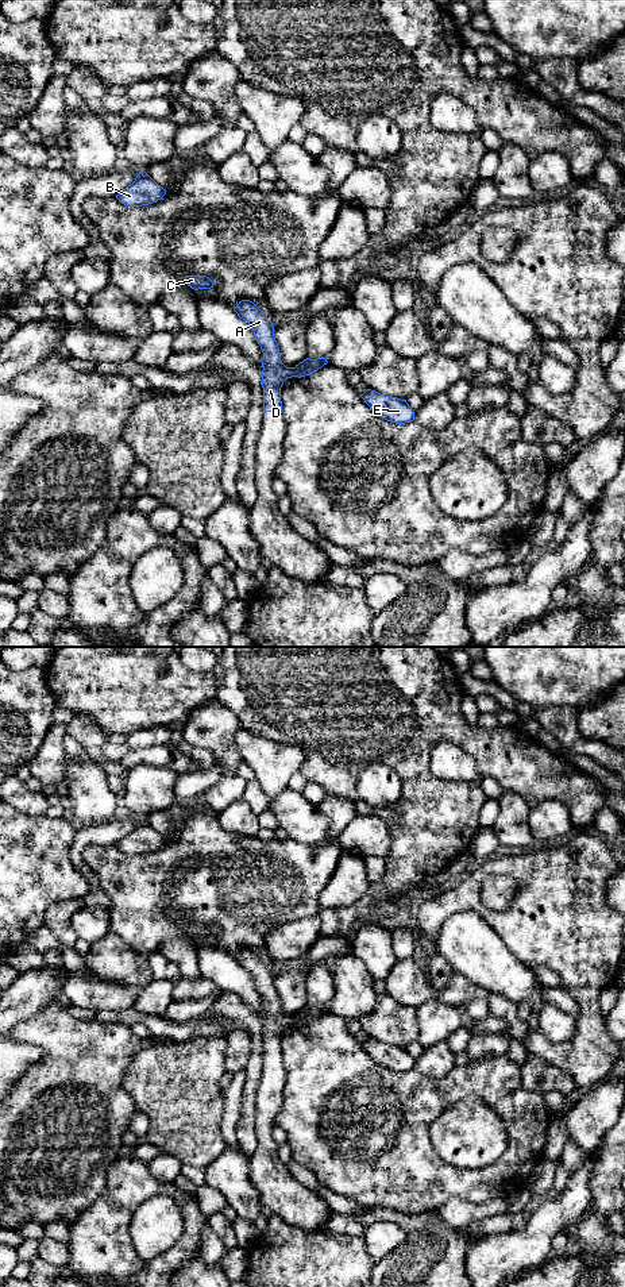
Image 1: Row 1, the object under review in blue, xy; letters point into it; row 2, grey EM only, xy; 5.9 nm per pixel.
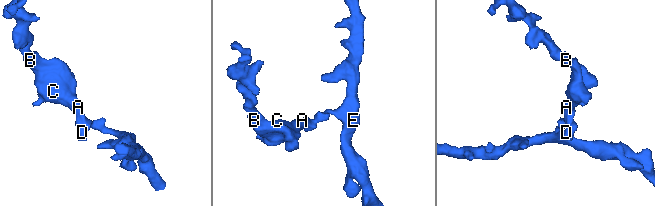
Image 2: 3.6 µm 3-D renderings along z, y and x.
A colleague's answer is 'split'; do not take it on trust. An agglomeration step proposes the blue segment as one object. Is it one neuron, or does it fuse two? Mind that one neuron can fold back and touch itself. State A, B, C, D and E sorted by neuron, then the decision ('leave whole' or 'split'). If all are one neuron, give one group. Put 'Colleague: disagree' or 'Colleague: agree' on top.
Colleague: agree
groups A B C D / E; split

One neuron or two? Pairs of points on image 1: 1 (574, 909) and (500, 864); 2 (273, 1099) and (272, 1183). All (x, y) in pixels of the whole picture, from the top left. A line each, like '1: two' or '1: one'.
1: one
2: one

